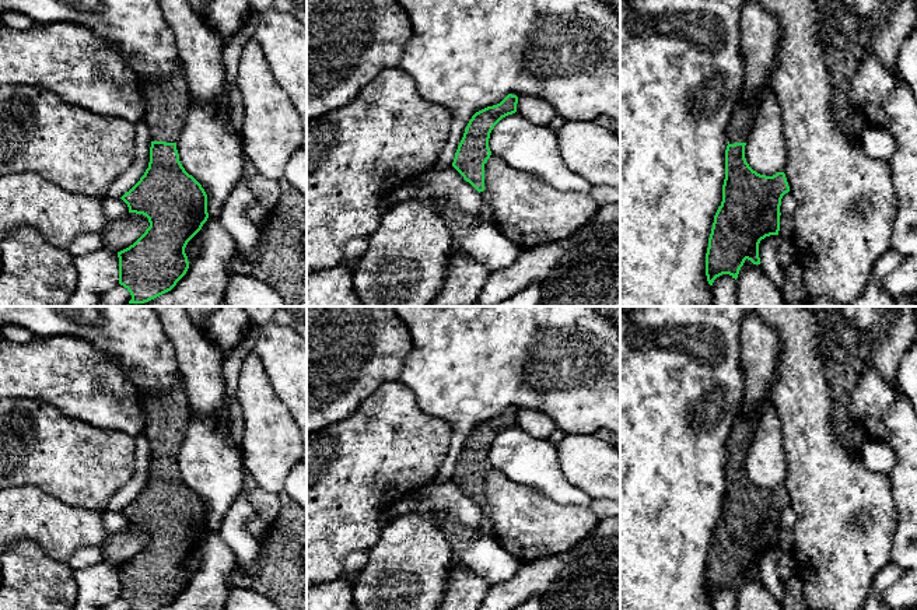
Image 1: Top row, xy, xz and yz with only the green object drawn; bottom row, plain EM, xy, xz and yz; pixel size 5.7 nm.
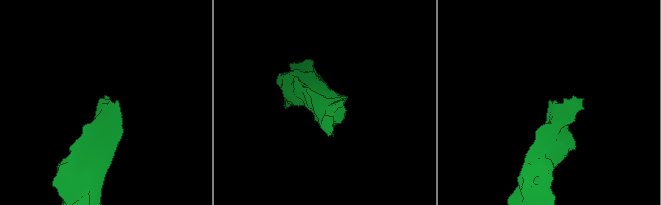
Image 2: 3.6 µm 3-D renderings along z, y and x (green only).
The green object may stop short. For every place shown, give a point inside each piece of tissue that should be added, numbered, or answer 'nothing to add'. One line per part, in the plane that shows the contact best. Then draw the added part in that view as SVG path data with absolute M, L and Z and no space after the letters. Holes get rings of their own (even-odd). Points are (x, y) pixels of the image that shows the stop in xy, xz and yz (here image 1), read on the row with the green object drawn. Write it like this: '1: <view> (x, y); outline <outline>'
1: xy (167, 102); outline M179 63L167 80L143 83L141 94L151 141L176 143L192 102L182 64Z

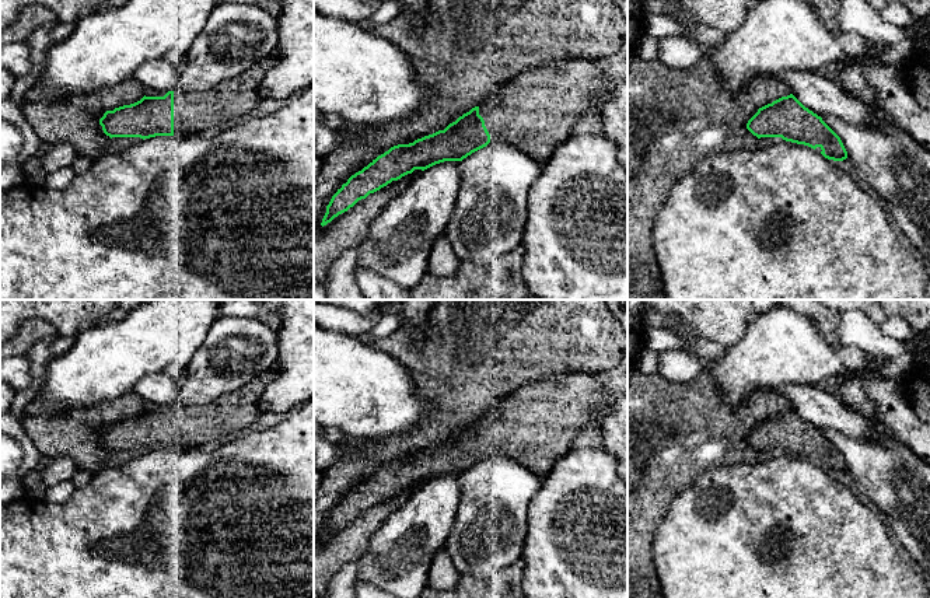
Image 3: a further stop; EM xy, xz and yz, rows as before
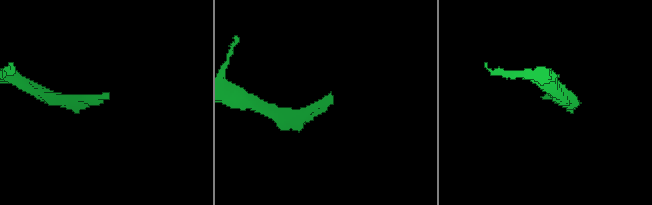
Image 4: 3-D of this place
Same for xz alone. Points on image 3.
1: xz (535, 111); outline M557 60L525 70L499 85L492 95L483 98L479 115L485 120L490 143L513 144L545 164L556 147L569 139L577 120L585 113L597 112L611 83L595 60Z

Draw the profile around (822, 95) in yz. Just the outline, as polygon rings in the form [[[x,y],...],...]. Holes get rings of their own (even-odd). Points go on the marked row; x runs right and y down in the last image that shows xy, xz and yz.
[[[787,70],[768,74],[784,83],[790,92],[818,116],[836,116],[849,125],[874,125],[875,115],[833,78],[818,71]]]

